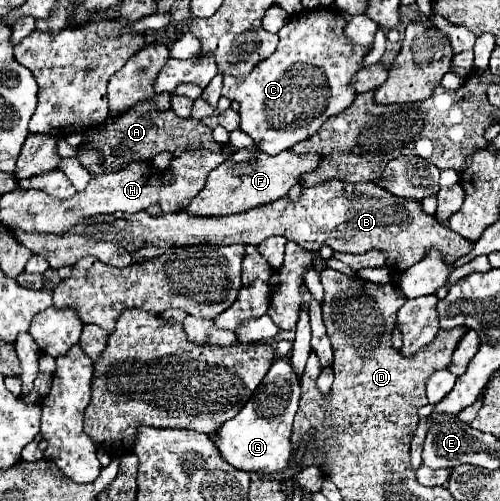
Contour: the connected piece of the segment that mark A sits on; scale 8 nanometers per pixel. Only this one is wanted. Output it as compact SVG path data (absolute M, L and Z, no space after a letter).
M145 99L137 107L131 107L125 113L117 115L117 119L113 119L103 129L93 129L89 135L85 135L79 147L79 163L93 177L97 177L97 175L119 171L127 167L131 161L153 159L157 153L163 153L163 151L169 151L177 157L183 151L197 151L197 149L221 151L223 145L219 145L211 137L211 129L205 127L199 119L193 119L193 117L181 119L171 109L159 111L151 99Z

